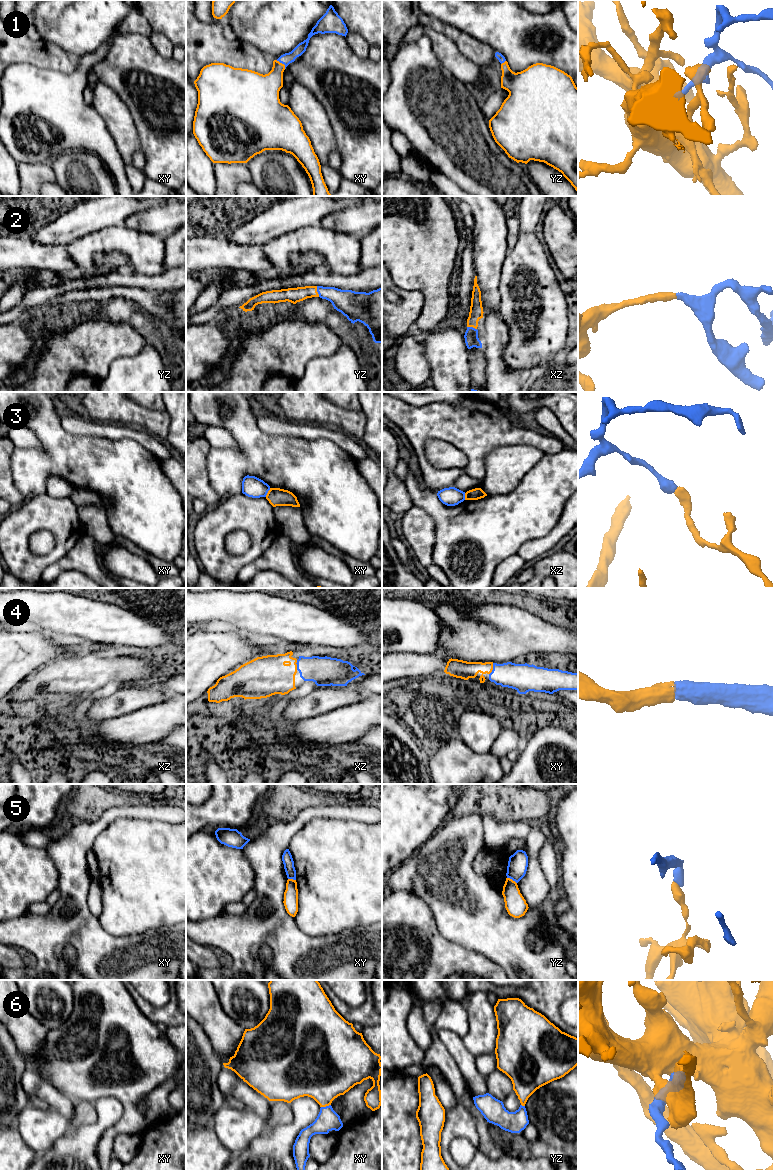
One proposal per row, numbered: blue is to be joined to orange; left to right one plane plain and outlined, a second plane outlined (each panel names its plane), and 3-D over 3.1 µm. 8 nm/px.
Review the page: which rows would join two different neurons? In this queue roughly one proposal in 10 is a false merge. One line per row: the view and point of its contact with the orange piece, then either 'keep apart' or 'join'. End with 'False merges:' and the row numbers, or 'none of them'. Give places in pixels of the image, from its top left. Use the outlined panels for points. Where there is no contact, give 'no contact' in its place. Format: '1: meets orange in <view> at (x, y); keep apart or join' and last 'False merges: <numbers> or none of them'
1: meets orange in xy at (281, 63); join
2: meets orange in yz at (316, 291); join
3: meets orange in xy at (268, 492); keep apart
4: meets orange in xy at (492, 669); join
5: meets orange in yz at (511, 879); keep apart
6: meets orange in xy at (325, 1106); join
False merges: 3, 5

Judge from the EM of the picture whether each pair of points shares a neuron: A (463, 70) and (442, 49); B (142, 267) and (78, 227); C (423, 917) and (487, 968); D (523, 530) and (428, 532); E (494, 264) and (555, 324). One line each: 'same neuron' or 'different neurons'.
A: same neuron
B: different neurons
C: same neuron
D: different neurons
E: different neurons

